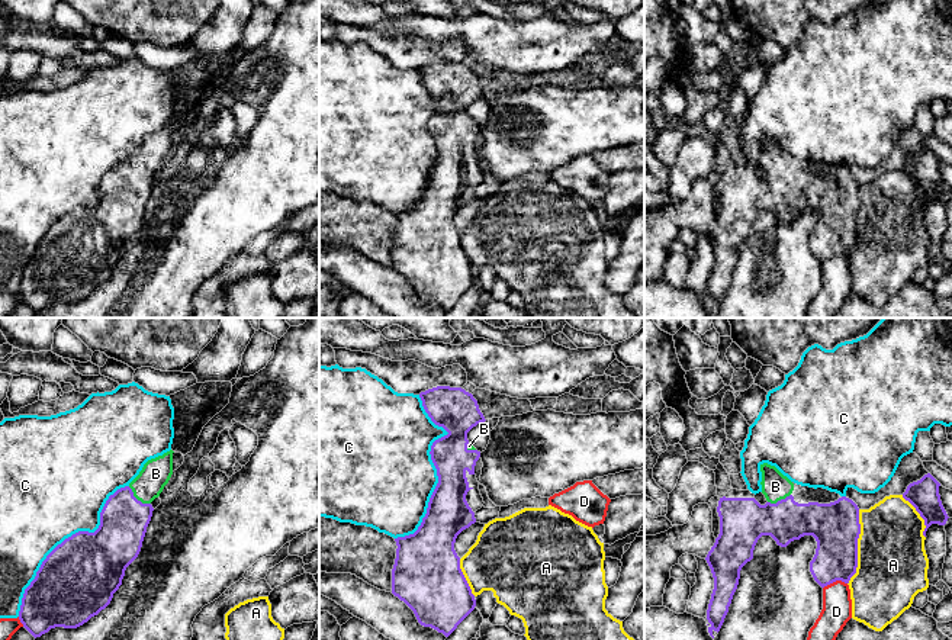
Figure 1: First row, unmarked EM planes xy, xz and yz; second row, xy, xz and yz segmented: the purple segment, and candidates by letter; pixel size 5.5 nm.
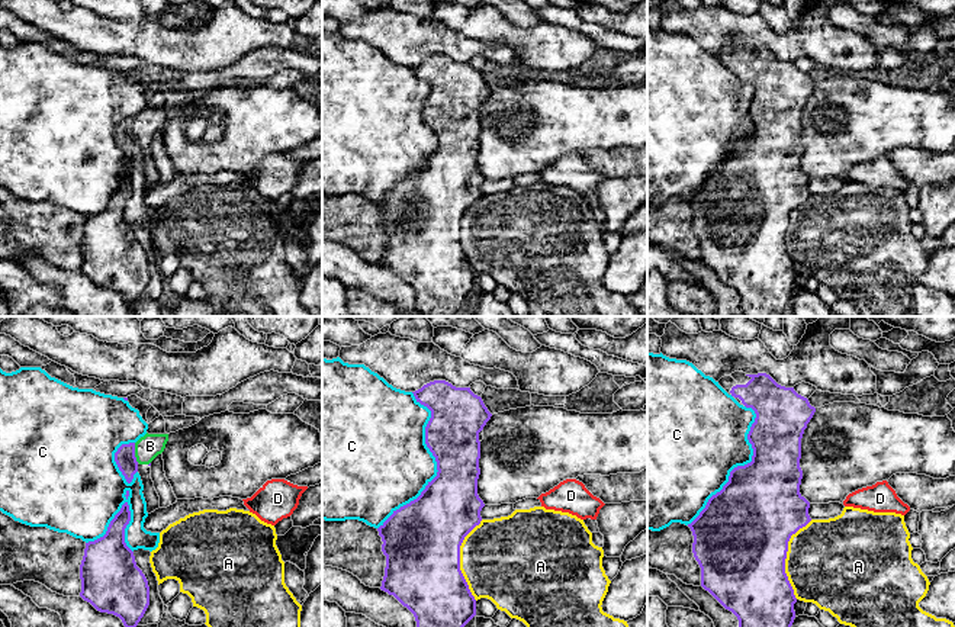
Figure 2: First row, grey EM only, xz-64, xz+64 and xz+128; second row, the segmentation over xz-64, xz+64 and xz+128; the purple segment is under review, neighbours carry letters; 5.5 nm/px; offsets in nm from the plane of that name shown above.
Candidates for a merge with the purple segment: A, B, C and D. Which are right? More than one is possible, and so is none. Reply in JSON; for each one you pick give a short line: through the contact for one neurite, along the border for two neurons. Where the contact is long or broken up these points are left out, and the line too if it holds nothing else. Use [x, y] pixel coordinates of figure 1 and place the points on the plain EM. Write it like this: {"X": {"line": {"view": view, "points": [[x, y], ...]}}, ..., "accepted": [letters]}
{"B": {"line": {"view": "xy", "points": [[124, 195], [129, 182], [137, 174], [156, 148]]}}, "accepted": ["B"]}

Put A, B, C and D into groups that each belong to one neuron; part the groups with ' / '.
A / B / C / D

